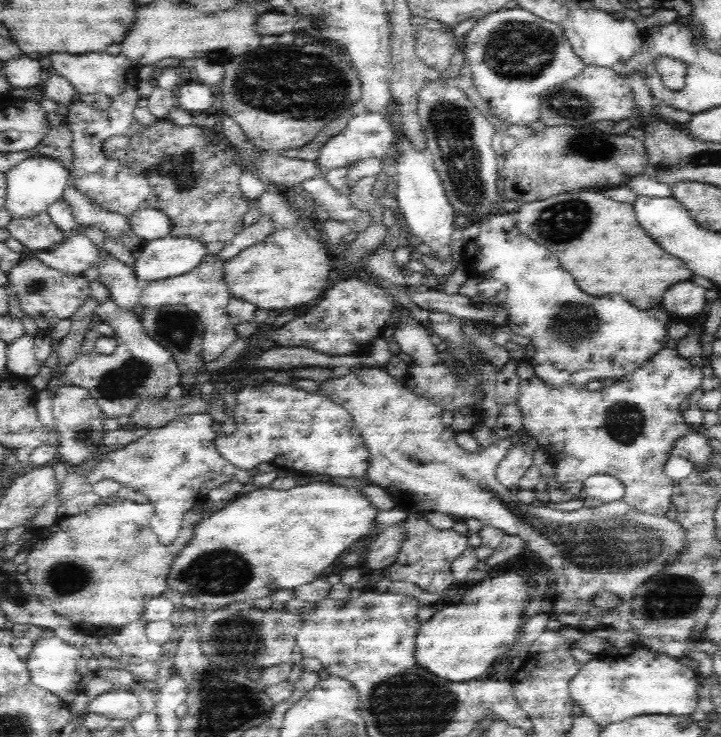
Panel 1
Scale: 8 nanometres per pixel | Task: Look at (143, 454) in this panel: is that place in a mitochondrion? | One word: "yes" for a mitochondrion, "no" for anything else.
yes

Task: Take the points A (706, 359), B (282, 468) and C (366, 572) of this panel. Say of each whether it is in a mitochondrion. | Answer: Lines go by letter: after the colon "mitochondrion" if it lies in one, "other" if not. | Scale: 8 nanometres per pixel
A: other
B: other
C: other

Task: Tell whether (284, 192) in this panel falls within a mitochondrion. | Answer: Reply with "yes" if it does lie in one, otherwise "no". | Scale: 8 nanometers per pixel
no

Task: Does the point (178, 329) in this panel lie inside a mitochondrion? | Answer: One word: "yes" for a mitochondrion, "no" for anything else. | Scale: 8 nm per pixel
yes

